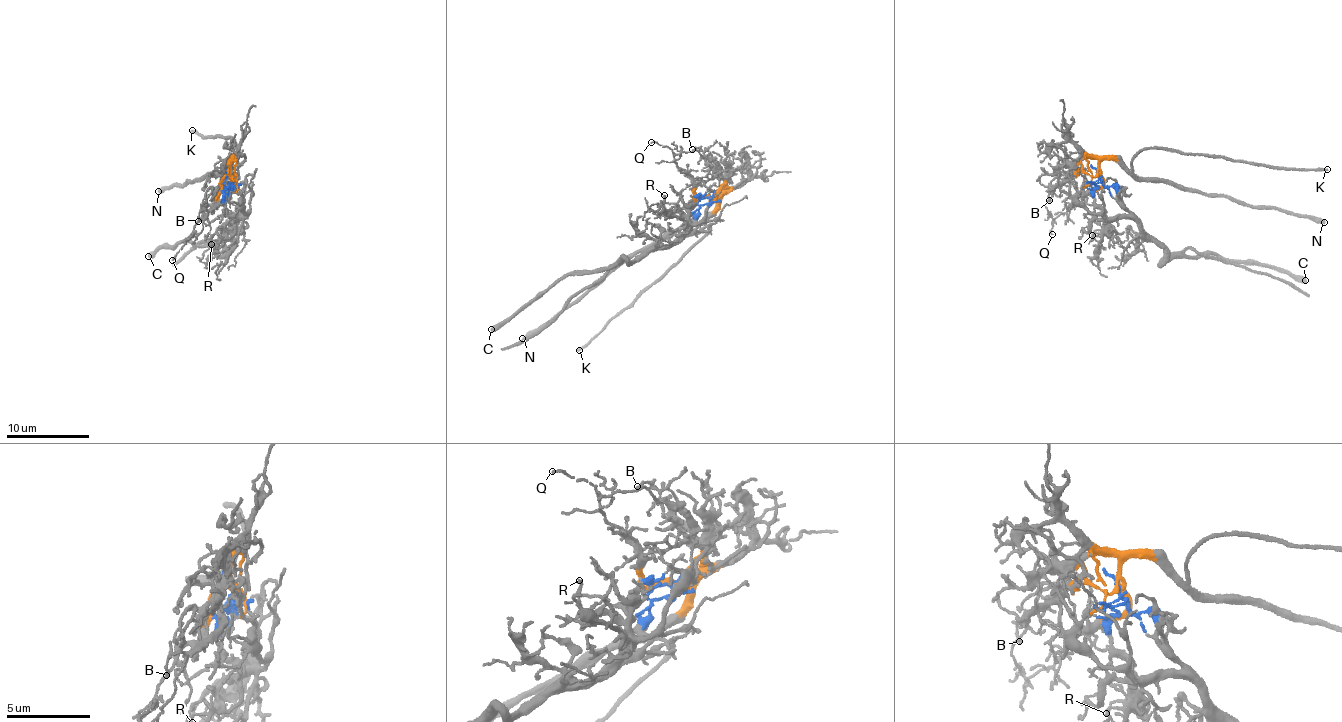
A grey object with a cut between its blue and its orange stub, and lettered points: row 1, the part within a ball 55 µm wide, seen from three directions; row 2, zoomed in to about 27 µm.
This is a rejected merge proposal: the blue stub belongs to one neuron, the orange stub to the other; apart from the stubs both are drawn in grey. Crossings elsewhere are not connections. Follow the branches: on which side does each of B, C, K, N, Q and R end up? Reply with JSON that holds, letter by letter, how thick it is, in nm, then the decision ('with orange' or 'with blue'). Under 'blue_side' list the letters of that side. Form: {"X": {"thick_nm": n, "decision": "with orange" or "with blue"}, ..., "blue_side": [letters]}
{"B": {"thick_nm": 150, "decision": "with orange"}, "C": {"thick_nm": 500, "decision": "with blue"}, "K": {"thick_nm": 240, "decision": "with orange"}, "N": {"thick_nm": 440, "decision": "with orange"}, "Q": {"thick_nm": 130, "decision": "with orange"}, "R": {"thick_nm": 130, "decision": "with blue"}, "blue_side": ["C", "R"]}

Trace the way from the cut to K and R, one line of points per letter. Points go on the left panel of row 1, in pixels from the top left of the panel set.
K: (227, 176), (227, 168), (236, 153), (234, 139), (216, 133), (203, 136), (191, 130)
R: (227, 176), (223, 206), (232, 218), (225, 231), (211, 234), (210, 244)

